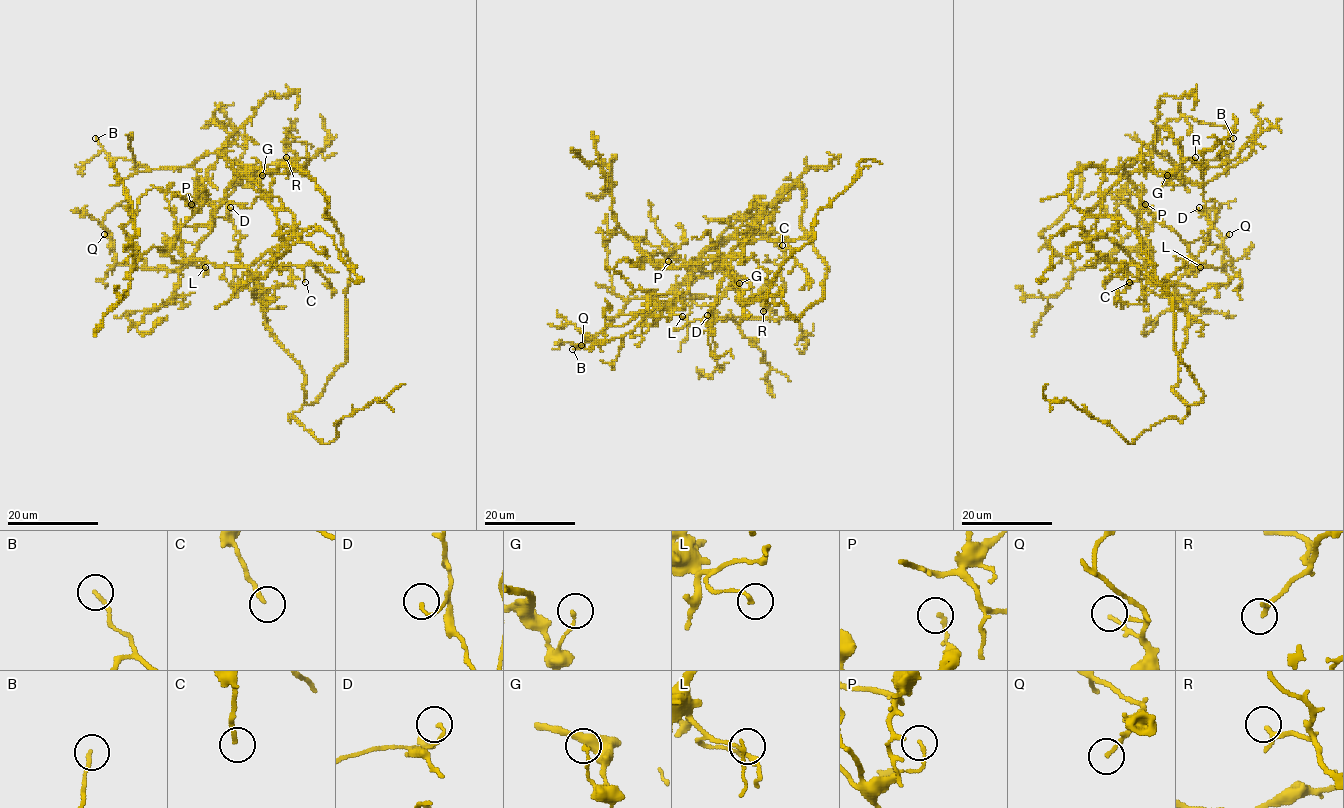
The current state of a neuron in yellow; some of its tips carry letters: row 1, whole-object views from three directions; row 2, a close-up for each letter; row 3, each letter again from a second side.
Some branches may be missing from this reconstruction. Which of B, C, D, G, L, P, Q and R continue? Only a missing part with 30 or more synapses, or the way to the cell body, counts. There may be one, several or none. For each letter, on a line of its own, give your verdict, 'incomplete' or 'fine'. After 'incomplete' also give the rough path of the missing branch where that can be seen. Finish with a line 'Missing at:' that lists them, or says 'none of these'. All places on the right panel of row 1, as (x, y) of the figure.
B: fine
C: incomplete; course (1129, 282), (1138, 306), (1137, 318)
D: fine
G: fine
L: fine
P: fine
Q: fine
R: incomplete; course (1195, 157), (1217, 133), (1240, 123), (1240, 110)
Missing at: C, R

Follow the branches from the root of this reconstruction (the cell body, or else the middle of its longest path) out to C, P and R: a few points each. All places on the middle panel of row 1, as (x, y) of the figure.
C: (727, 258), (738, 254), (748, 241), (758, 238), (779, 238), (782, 245)
P: (727, 258), (682, 267), (657, 267), (647, 254), (670, 253), (668, 261)
R: (727, 258), (762, 228), (772, 211), (746, 217), (748, 235), (764, 233), (784, 253), (783, 289), (763, 311)

